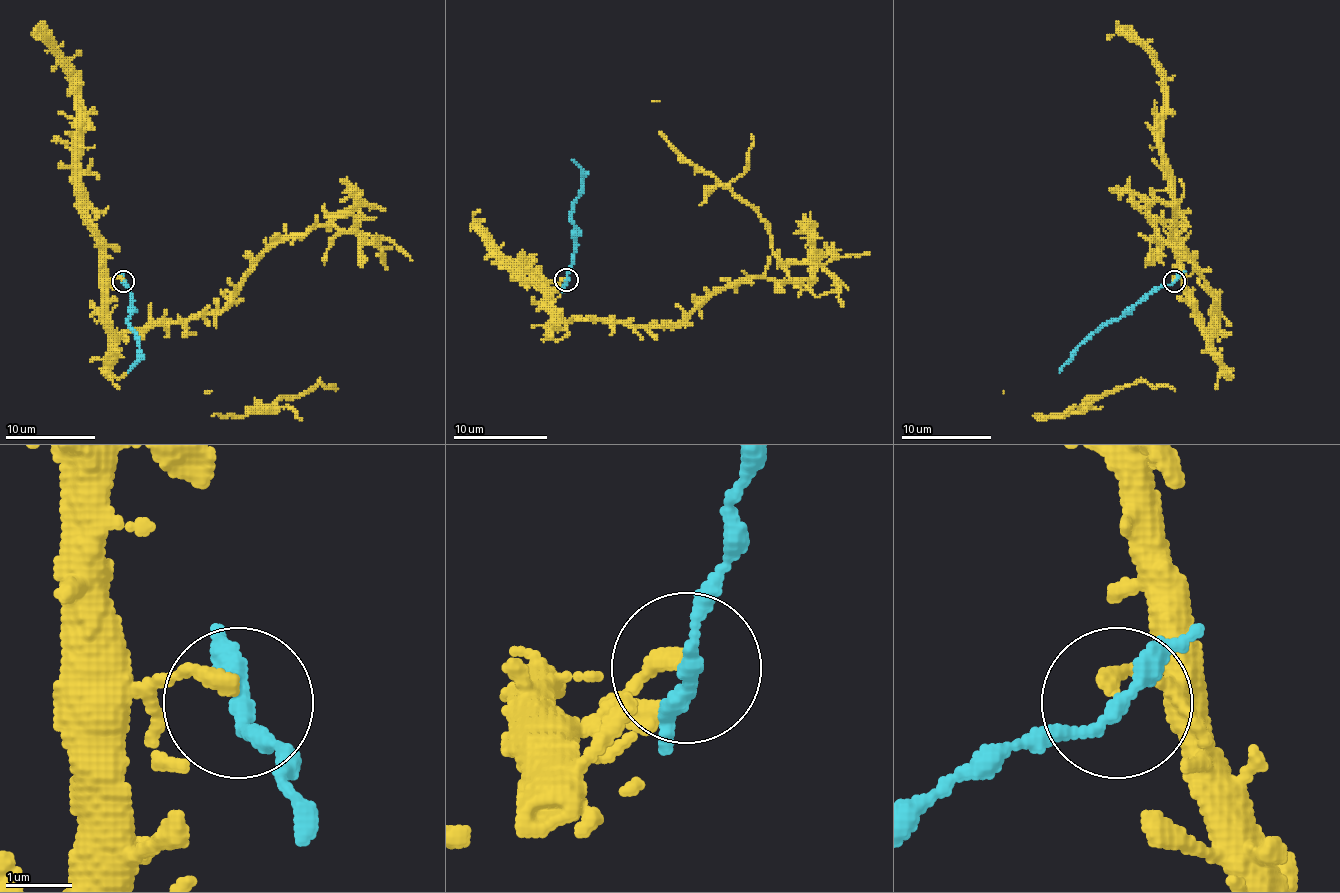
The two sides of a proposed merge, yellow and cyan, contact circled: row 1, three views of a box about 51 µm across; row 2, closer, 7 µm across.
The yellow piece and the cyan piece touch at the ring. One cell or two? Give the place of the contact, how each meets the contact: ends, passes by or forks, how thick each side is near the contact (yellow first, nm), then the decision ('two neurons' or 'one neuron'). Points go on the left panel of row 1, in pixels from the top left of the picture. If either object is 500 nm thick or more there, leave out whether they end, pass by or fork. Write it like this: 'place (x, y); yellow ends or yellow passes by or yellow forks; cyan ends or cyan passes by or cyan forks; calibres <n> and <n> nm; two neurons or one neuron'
place (123, 281); yellow ends; cyan passes by; calibres 240 and 240 nm; two neurons

